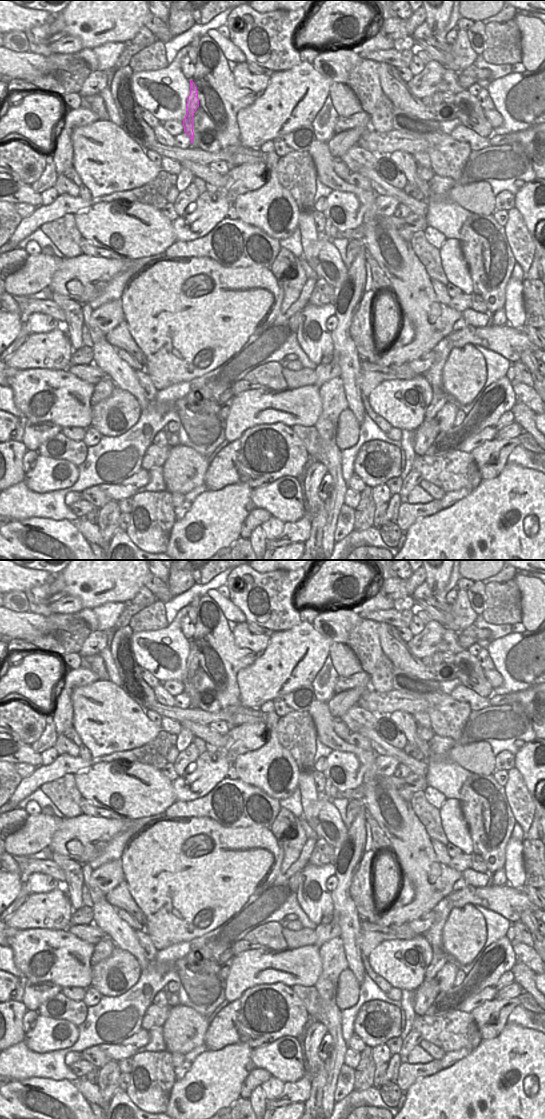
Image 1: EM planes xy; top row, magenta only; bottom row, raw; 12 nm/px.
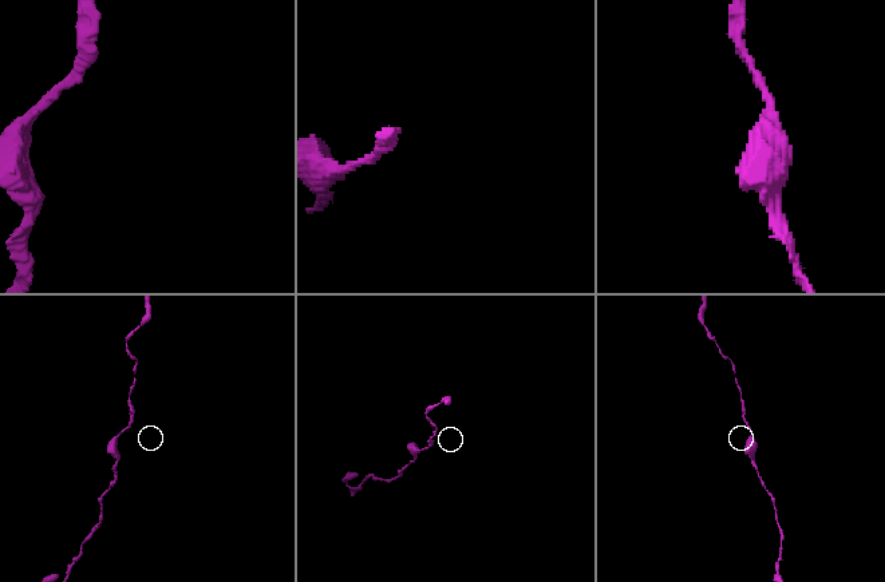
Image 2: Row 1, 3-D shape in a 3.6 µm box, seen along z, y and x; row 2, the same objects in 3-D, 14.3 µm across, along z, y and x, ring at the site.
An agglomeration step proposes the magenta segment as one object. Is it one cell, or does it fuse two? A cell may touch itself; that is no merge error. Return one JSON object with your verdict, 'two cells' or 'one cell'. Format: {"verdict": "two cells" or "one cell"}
{"verdict": "one cell"}

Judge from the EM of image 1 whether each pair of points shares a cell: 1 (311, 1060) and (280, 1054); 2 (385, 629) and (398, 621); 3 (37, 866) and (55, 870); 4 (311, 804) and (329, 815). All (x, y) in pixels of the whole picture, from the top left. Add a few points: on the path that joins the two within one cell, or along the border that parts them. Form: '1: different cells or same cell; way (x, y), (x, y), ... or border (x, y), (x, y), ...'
1: different cells; border (301, 1041), (302, 1059), (304, 1062), (303, 1077)
2: different cells; border (379, 621), (395, 627)
3: same cell; way (41, 866), (51, 868)
4: different cells; border (319, 794), (318, 815), (310, 824)

